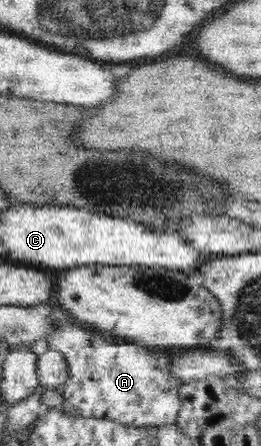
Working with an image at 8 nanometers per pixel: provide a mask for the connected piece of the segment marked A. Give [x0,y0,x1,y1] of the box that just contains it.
[48,309,187,427]

